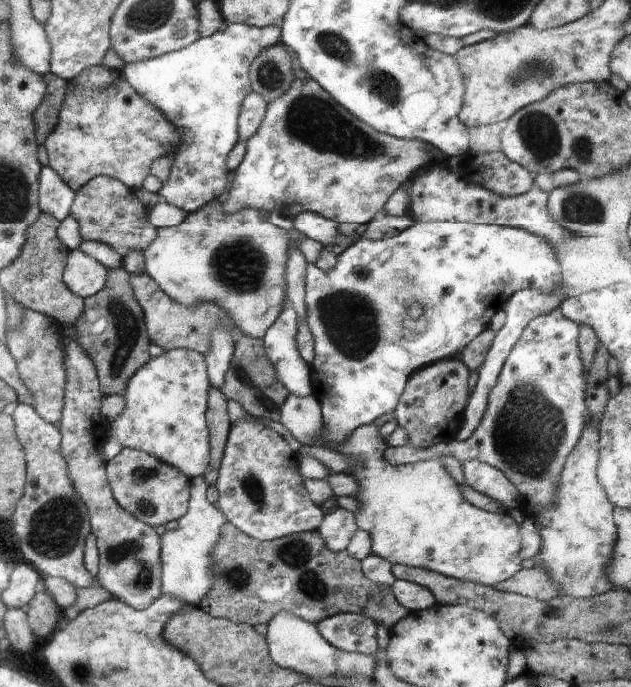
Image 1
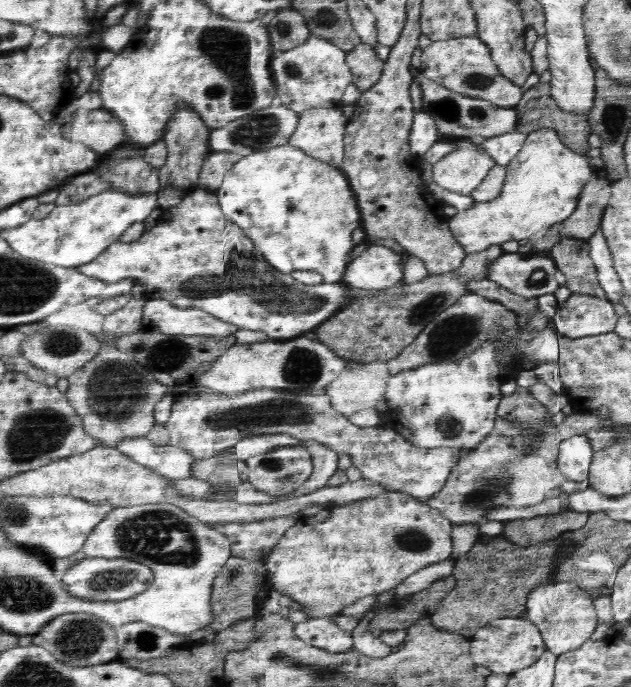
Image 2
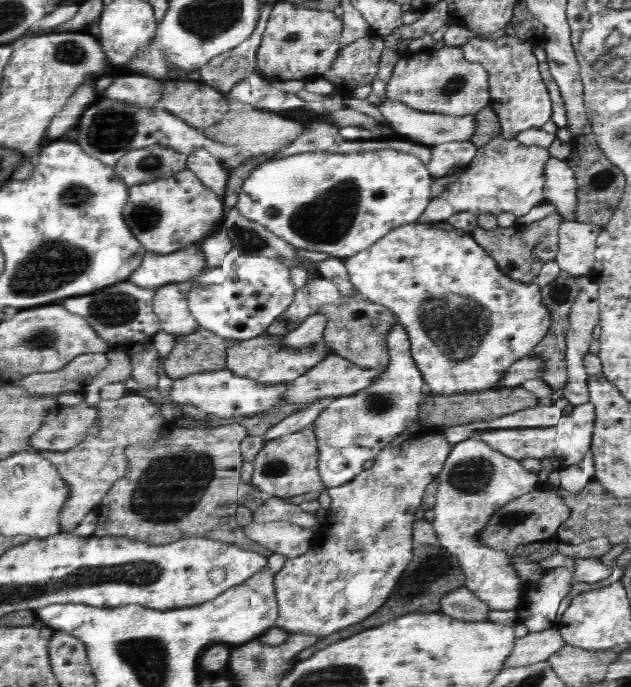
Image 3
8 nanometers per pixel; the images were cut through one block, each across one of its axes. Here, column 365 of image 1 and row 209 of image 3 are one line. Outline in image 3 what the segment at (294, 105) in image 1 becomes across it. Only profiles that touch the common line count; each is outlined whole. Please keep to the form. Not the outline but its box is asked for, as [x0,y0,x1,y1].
[123,168,224,254]

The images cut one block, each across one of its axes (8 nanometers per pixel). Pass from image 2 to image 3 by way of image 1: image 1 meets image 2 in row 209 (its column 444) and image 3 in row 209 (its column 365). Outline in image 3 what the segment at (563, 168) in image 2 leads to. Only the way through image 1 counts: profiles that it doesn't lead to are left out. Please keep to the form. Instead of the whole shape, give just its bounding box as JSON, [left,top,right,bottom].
[416,134,550,223]

